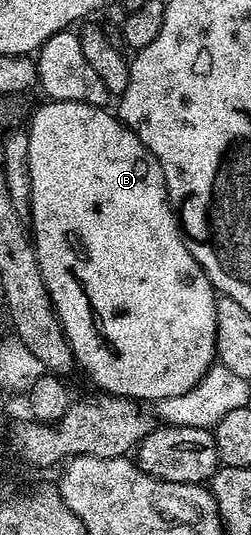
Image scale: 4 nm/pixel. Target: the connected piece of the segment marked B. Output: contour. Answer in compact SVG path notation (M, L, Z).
M47 100L44 103L44 106L40 110L38 107L29 119L29 176L31 177L29 230L33 235L37 264L41 268L45 288L49 292L59 323L63 325L64 336L72 348L78 369L83 369L99 385L98 389L102 393L116 394L118 398L158 400L169 396L181 396L181 392L189 392L189 388L197 385L205 376L207 369L216 361L217 291L189 252L180 219L167 196L167 181L161 164L125 123L120 122L112 111L110 114L110 109L80 102Z

